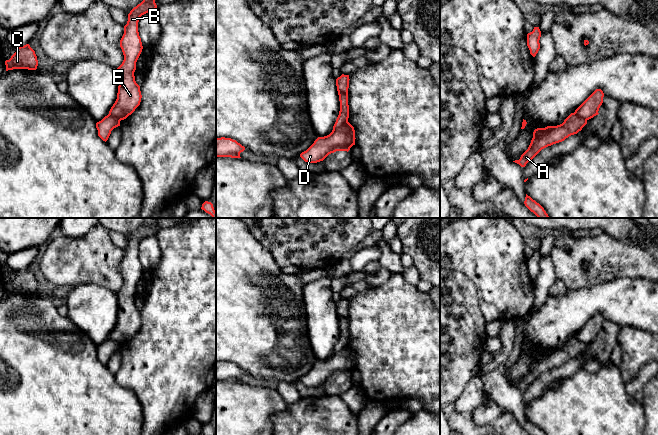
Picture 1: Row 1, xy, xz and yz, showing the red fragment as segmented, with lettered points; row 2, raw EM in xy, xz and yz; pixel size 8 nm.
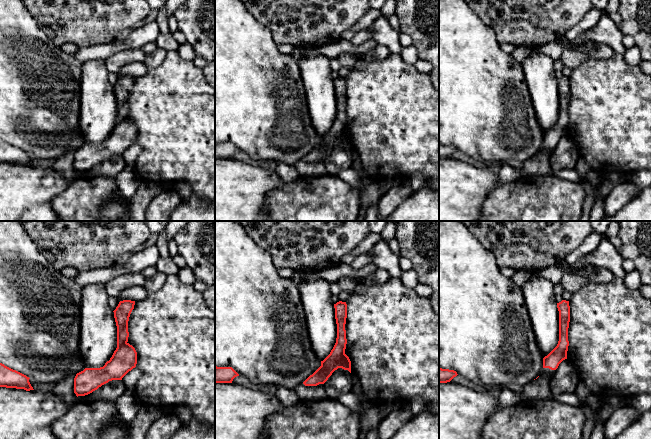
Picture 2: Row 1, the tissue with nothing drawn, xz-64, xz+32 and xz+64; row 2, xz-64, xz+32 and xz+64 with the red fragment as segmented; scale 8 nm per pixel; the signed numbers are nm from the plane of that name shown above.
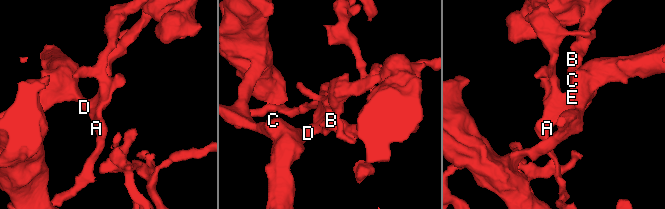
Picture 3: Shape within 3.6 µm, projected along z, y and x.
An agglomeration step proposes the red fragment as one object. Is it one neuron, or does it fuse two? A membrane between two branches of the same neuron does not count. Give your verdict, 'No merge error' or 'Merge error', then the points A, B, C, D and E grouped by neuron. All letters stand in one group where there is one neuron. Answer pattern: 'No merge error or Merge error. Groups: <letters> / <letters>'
Merge error. Groups: A / B C D E

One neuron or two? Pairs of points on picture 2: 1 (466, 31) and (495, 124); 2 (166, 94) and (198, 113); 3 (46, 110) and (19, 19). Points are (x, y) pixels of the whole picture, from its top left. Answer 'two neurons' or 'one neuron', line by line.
1: one neuron
2: one neuron
3: one neuron

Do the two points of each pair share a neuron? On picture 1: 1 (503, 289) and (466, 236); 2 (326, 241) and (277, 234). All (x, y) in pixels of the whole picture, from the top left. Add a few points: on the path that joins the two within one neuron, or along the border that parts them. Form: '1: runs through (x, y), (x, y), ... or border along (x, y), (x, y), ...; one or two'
1: runs through (500, 276), (498, 268), (479, 249); one
2: runs through (314, 234), (289, 234); one

